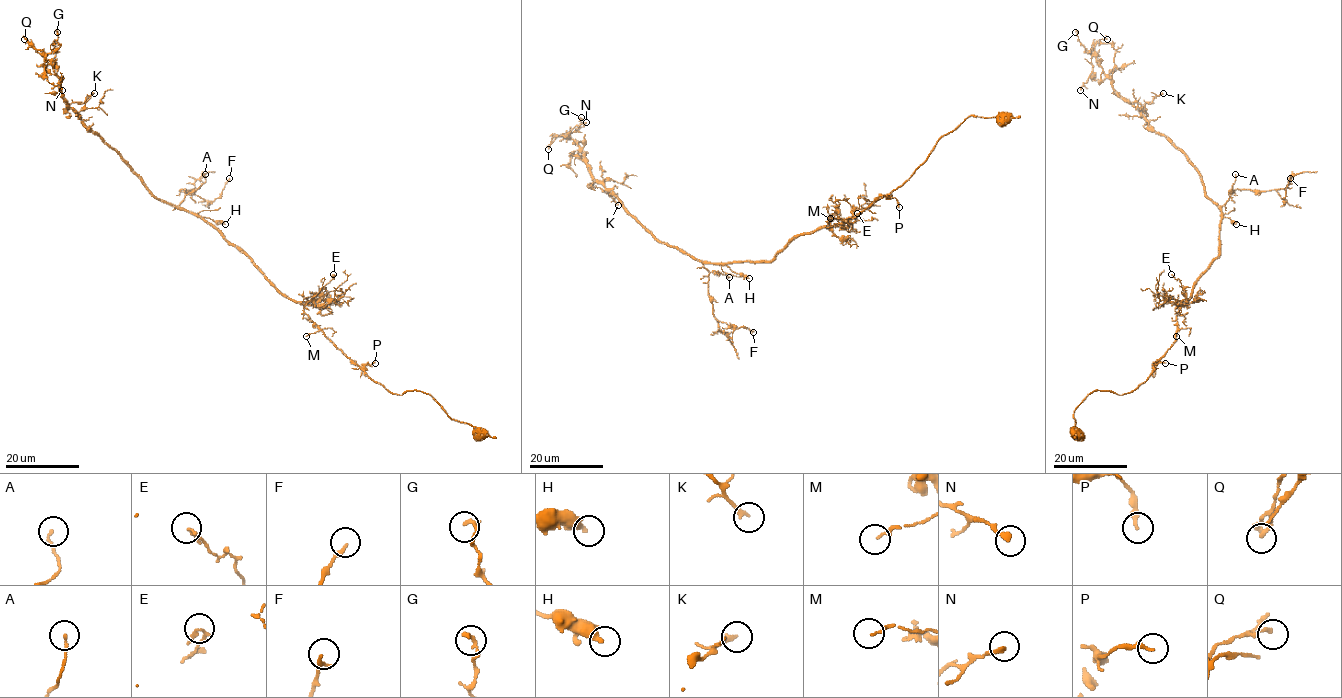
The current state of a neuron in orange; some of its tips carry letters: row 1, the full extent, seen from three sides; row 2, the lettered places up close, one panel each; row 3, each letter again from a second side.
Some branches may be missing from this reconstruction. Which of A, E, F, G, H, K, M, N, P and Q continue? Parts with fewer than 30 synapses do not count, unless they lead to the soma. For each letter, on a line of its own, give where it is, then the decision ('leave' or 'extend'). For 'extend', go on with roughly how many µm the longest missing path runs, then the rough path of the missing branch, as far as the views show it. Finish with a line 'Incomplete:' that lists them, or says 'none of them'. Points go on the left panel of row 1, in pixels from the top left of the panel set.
A: place (205, 174); leave
E: place (333, 274); leave
F: place (229, 178); leave
G: place (57, 32); leave
H: place (225, 224); leave
K: place (94, 93); leave
M: place (306, 336); leave
N: place (62, 90); leave
P: place (375, 363); leave
Q: place (24, 39); leave
Incomplete: none of them

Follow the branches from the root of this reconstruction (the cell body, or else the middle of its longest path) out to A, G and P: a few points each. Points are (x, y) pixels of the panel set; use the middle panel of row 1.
A: (1002, 117), (969, 116), (901, 185), (853, 218), (831, 218), (797, 235), (770, 261), (703, 264), (729, 277)
G: (1002, 117), (967, 117), (855, 217), (770, 261), (727, 263), (661, 242), (600, 184), (569, 138), (581, 117)
P: (1002, 117), (969, 116), (954, 130), (945, 134), (928, 158), (889, 196), (896, 199), (899, 207)

